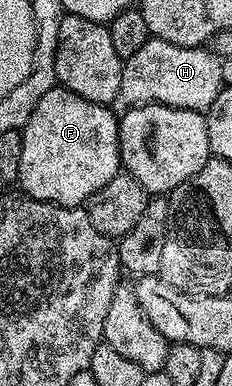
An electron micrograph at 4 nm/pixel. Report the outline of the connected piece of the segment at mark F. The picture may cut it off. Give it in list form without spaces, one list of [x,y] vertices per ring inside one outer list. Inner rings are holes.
[[[56,85],[40,97],[36,109],[32,109],[32,117],[28,117],[25,127],[21,128],[24,150],[20,153],[20,173],[17,186],[33,199],[45,203],[55,203],[61,207],[81,207],[112,177],[120,173],[122,158],[120,157],[120,141],[118,140],[117,114],[110,112],[105,103],[84,101],[67,87]]]

